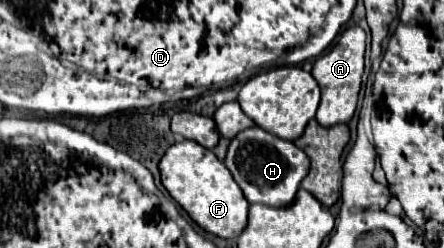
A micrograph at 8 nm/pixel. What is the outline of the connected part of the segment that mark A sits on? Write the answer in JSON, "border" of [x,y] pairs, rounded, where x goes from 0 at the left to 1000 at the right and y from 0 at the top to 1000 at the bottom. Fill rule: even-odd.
{"border":[[[788,105],[766,137],[757,185],[712,242],[703,274],[703,306],[725,355],[725,403],[712,452],[712,484],[725,508],[743,516],[757,500],[784,500],[788,476],[797,468],[815,290],[820,290],[820,202],[824,202],[824,129],[811,105]]]}

